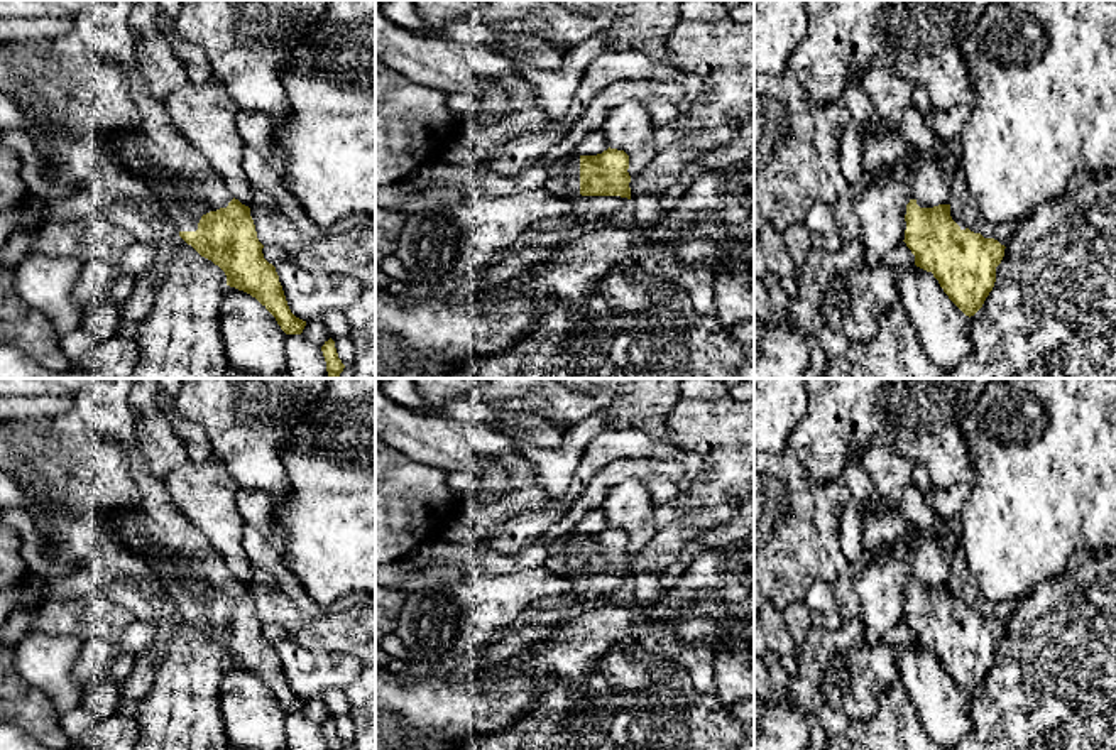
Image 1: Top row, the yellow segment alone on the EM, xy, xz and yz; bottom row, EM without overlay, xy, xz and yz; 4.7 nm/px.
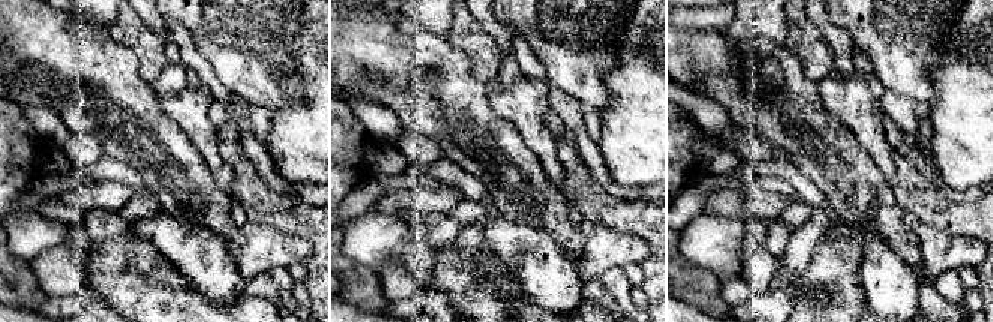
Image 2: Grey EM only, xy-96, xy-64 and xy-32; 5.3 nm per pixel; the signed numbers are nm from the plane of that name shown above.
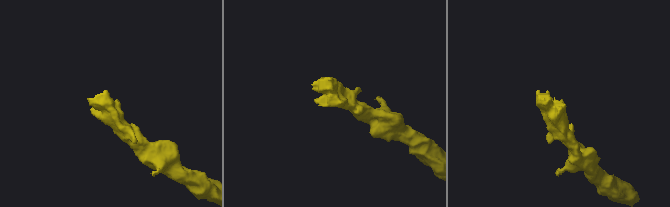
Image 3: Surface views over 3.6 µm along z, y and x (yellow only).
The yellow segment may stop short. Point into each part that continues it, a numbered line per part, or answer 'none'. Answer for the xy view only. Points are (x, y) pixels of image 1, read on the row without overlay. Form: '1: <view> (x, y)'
1: xy (185, 565)

